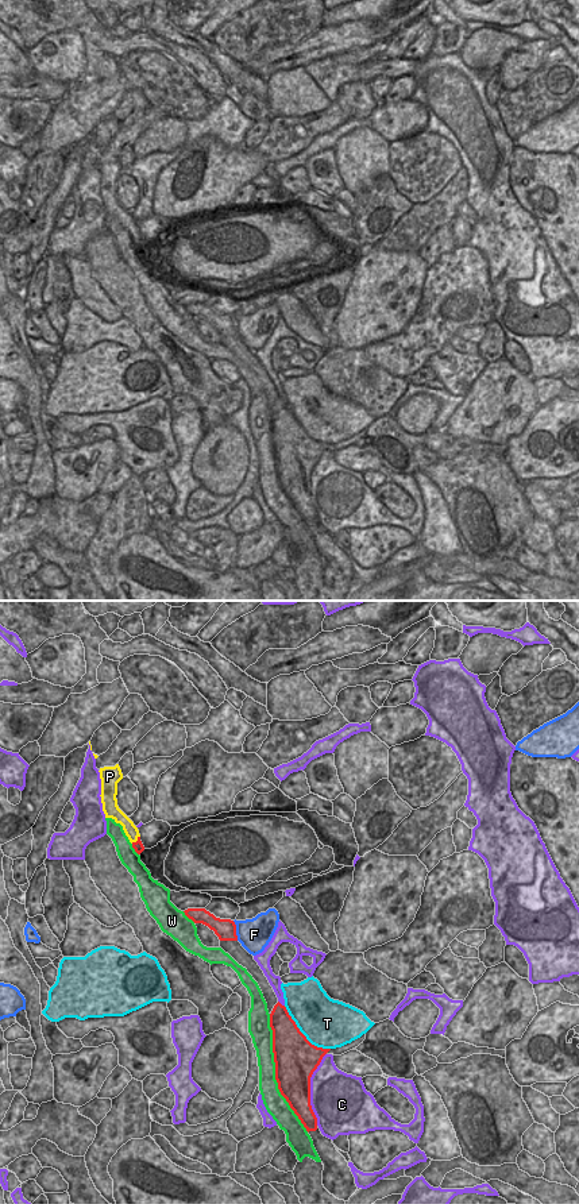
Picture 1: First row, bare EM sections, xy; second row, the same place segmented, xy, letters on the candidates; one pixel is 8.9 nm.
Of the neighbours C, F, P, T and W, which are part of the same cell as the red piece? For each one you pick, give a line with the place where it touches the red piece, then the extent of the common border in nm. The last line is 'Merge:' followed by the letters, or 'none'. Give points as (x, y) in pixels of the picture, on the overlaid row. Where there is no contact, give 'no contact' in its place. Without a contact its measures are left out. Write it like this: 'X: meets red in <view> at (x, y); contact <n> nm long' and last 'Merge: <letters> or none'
P: meets red in xy at (136, 841); contact 110 nm long
Merge: P

